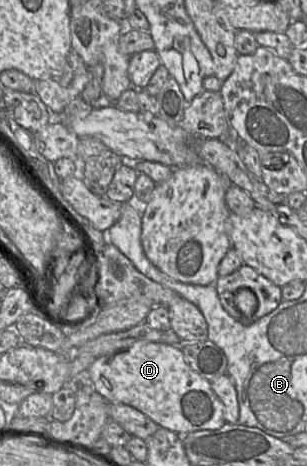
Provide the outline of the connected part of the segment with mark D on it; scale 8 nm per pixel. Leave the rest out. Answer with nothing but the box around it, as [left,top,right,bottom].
[87,341,226,435]

